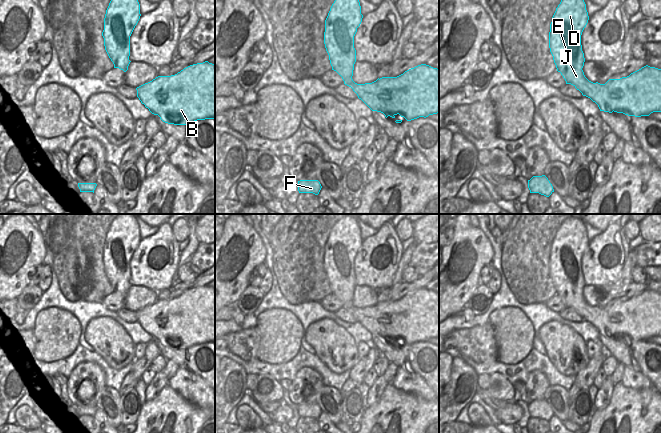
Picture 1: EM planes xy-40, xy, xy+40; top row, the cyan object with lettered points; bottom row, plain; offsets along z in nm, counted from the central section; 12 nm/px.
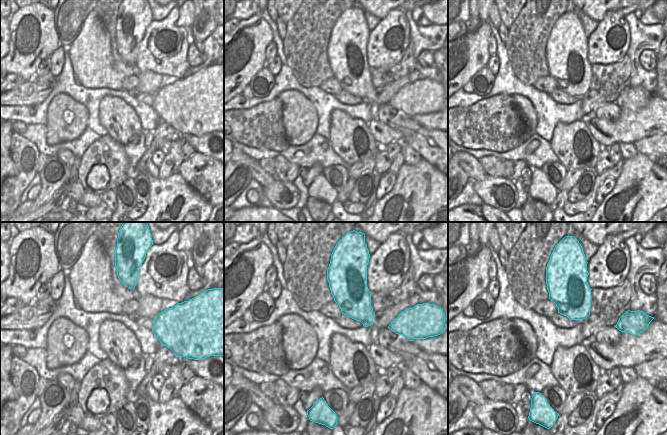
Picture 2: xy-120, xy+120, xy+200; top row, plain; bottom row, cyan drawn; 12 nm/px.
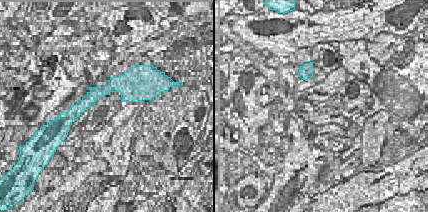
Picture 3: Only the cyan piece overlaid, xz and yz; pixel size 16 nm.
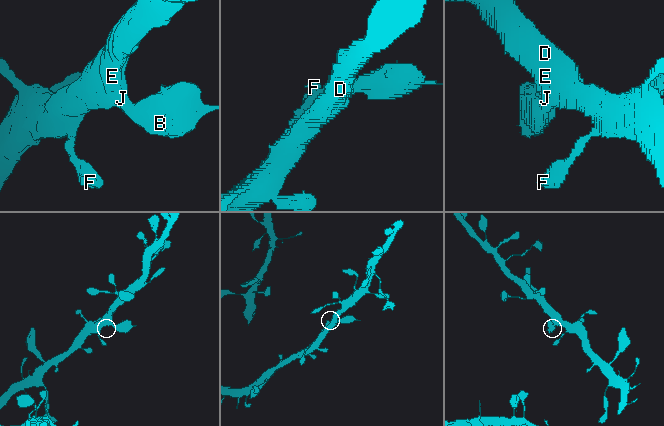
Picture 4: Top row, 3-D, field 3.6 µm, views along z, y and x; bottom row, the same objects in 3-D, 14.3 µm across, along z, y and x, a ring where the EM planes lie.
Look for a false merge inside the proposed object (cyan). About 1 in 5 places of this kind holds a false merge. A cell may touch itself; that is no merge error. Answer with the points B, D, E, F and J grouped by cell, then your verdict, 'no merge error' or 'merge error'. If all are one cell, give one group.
groups B D E F J; no merge error

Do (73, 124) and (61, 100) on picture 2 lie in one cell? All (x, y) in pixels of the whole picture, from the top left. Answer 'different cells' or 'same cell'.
same cell

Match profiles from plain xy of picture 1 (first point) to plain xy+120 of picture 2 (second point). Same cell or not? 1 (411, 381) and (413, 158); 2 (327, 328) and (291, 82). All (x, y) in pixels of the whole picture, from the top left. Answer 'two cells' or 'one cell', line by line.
1: one cell
2: two cells

